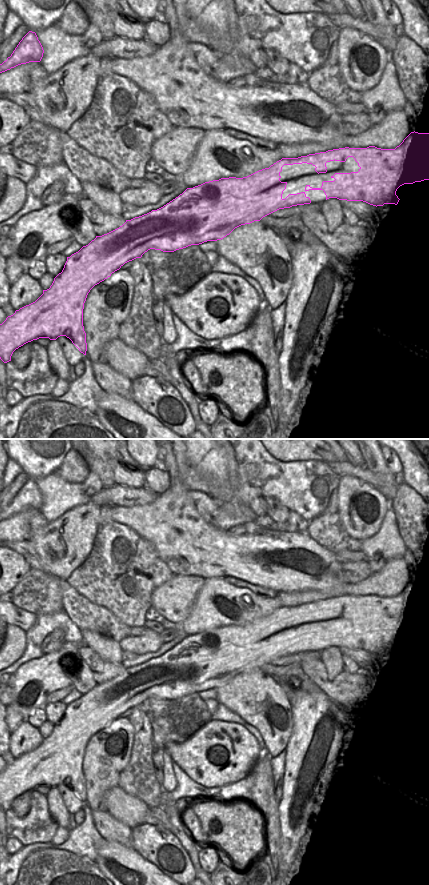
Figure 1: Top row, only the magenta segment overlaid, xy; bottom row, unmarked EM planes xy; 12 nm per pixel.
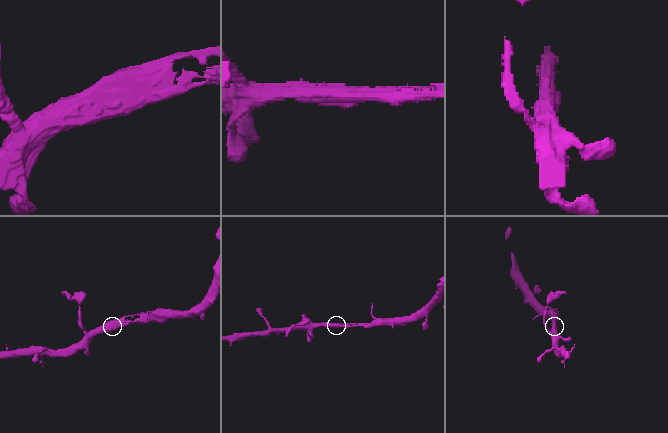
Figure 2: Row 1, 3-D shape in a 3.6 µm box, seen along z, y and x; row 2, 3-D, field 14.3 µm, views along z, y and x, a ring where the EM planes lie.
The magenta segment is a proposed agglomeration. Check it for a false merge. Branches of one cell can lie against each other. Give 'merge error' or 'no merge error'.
merge error

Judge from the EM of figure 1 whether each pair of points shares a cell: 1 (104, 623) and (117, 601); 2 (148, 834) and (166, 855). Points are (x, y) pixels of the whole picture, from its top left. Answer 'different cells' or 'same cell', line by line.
1: different cells
2: same cell

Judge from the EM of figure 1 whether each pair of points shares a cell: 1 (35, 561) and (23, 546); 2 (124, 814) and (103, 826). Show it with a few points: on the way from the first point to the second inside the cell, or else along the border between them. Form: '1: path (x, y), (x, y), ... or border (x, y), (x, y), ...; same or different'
1: path (32, 557), (27, 550); same
2: border (105, 810), (131, 828); different

